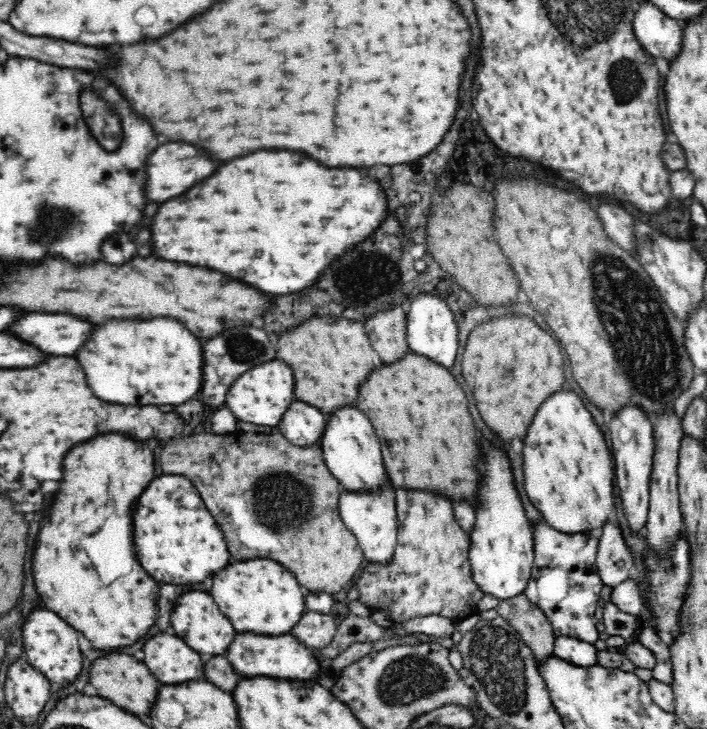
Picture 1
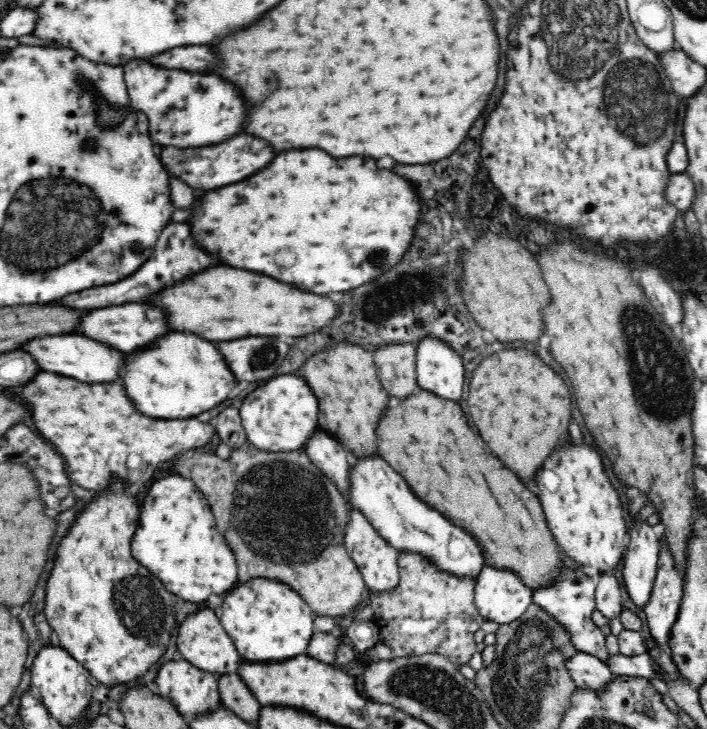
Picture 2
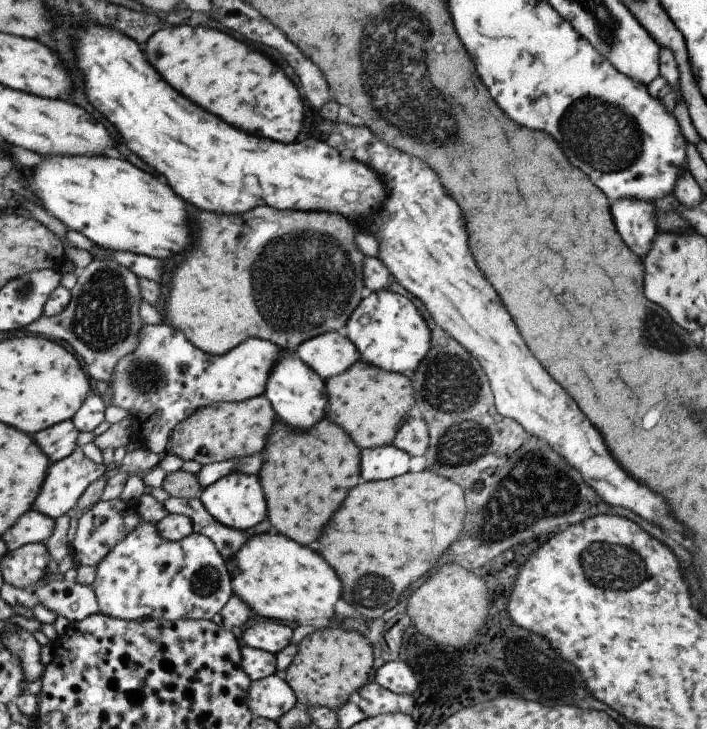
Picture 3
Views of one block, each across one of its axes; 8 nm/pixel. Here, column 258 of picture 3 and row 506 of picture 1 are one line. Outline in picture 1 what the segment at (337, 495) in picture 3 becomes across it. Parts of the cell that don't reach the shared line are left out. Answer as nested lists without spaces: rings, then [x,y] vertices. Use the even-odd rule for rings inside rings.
[[[412,351],[406,353],[394,366],[384,366],[380,370],[374,370],[370,378],[362,384],[360,396],[357,398],[358,409],[362,410],[374,424],[376,434],[382,442],[382,454],[386,464],[390,483],[395,489],[410,488],[410,490],[430,490],[440,496],[448,496],[454,500],[466,500],[474,510],[480,505],[477,498],[477,490],[481,483],[480,472],[480,440],[476,436],[470,412],[468,412],[468,400],[462,388],[450,371],[444,366],[428,361],[422,355]]]

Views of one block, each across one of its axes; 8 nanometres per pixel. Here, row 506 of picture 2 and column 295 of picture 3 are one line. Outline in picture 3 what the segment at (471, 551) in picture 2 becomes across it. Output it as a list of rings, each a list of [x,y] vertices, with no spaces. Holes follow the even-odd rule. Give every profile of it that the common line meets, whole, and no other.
[[[285,351],[270,370],[263,395],[274,410],[275,420],[293,430],[307,430],[325,416],[328,394],[324,380],[313,372],[294,351]]]

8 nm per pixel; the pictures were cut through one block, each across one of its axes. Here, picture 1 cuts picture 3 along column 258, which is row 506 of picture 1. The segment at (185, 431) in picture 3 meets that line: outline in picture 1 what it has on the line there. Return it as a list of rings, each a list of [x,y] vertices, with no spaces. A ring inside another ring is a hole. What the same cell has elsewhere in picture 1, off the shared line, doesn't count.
[[[395,489],[398,523],[397,545],[394,556],[387,565],[369,563],[356,582],[360,601],[370,610],[386,610],[390,622],[400,624],[407,620],[425,616],[440,616],[454,624],[479,613],[478,602],[485,596],[474,583],[469,563],[470,537],[454,520],[452,502],[448,498],[434,496],[430,492],[412,492]]]

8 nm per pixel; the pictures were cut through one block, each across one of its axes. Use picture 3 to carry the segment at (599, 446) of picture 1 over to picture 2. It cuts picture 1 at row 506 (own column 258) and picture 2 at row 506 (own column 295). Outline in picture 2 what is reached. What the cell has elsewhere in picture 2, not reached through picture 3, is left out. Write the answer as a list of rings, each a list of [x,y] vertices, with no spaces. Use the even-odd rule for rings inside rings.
[[[570,446],[568,450],[558,452],[544,462],[542,470],[538,472],[538,486],[540,486],[540,502],[544,506],[550,532],[567,561],[574,562],[580,567],[594,568],[601,576],[612,574],[626,554],[630,537],[626,531],[624,506],[618,492],[604,474],[600,456],[588,446],[582,448]]]

